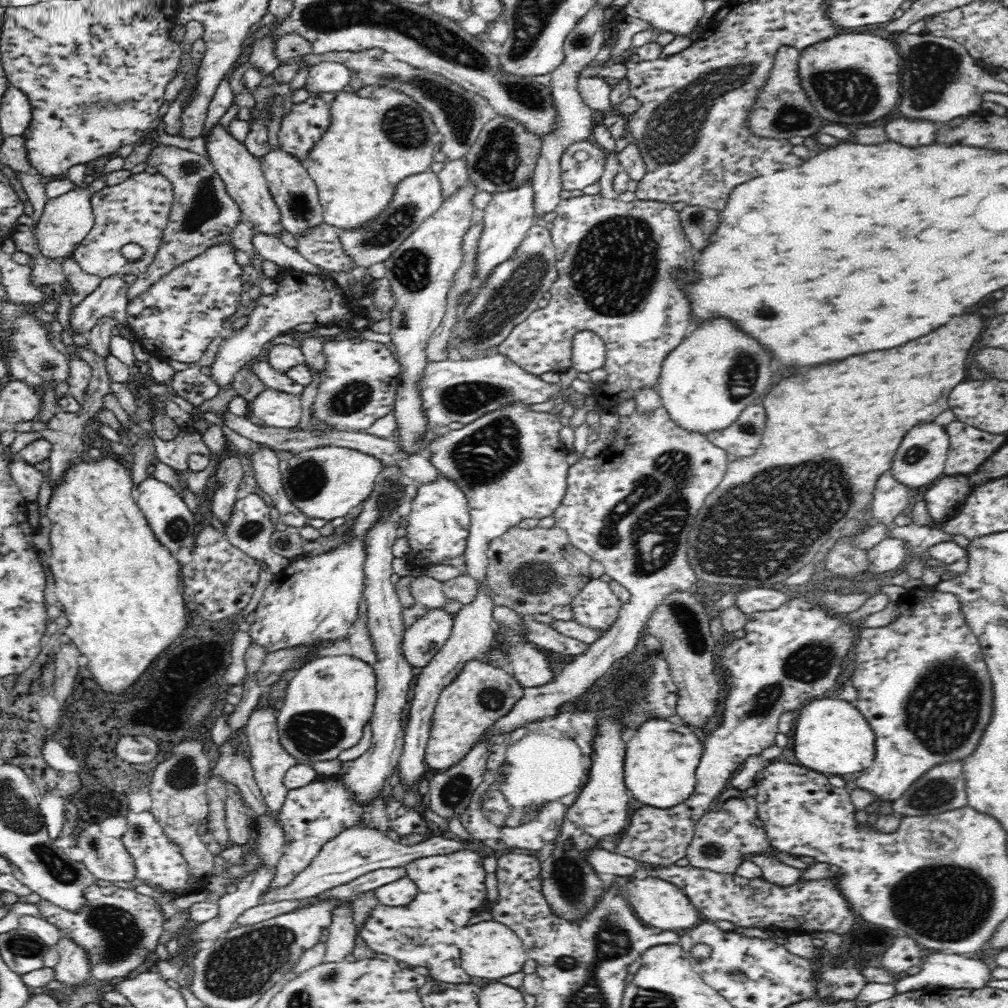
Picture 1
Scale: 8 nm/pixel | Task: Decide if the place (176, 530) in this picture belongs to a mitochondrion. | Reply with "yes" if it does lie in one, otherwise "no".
yes

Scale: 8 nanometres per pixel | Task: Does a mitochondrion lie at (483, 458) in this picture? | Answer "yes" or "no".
yes

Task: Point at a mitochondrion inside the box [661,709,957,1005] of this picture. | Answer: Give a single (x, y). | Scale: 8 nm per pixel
(737, 972)

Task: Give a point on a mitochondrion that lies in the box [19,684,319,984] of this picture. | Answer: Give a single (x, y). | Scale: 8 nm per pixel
(117, 933)

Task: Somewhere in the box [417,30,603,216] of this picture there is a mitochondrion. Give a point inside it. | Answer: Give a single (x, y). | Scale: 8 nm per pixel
(497, 163)

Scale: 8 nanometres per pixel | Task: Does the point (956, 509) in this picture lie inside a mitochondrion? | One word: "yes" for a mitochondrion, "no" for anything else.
no

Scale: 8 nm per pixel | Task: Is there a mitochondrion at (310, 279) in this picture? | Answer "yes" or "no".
no

